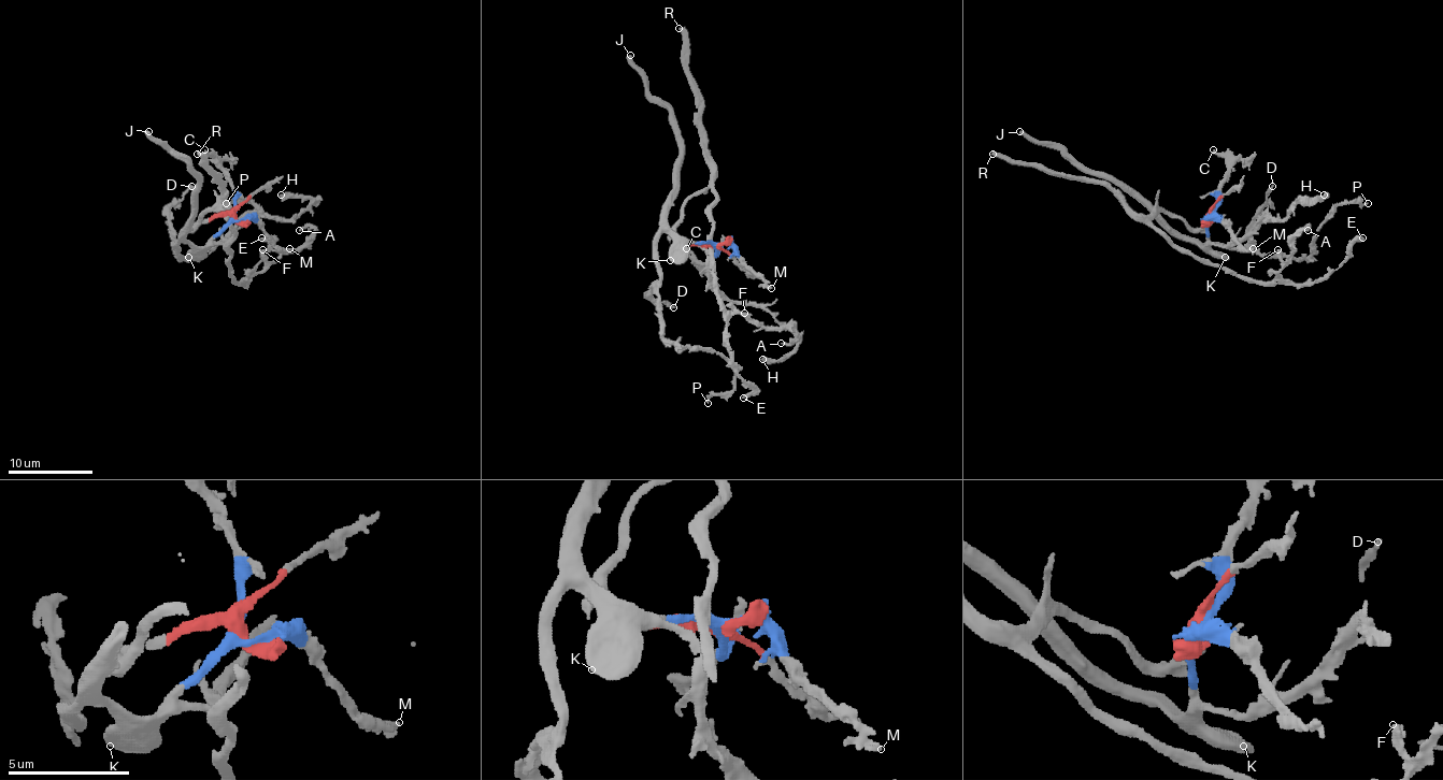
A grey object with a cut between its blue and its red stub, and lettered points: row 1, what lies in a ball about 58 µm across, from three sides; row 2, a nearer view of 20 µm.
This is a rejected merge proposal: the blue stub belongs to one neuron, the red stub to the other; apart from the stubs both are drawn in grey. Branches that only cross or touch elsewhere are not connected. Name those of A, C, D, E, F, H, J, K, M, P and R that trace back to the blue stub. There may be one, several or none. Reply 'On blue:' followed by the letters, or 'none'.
On blue: C, D, H, J, K, M, P

